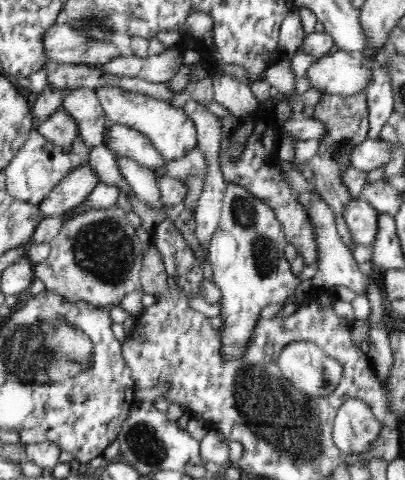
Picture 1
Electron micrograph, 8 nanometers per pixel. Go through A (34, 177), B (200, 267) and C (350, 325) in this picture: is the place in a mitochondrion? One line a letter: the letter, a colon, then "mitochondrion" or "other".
A: other
B: other
C: other

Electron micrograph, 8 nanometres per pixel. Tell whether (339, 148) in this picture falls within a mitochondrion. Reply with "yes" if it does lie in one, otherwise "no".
yes

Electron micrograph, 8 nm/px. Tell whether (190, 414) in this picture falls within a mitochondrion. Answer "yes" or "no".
no

